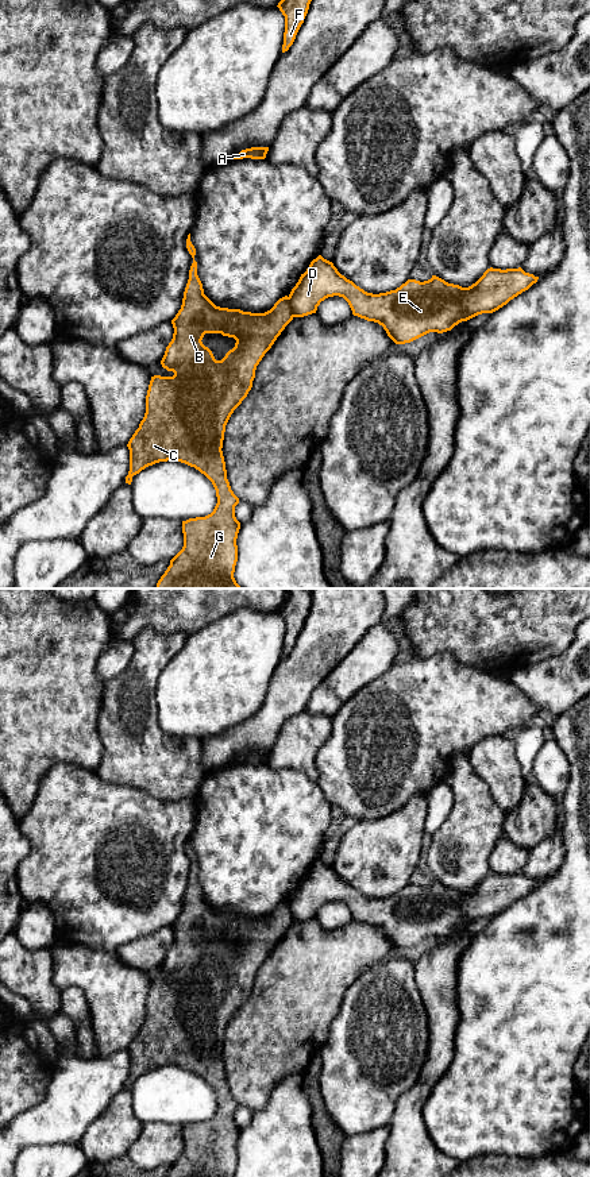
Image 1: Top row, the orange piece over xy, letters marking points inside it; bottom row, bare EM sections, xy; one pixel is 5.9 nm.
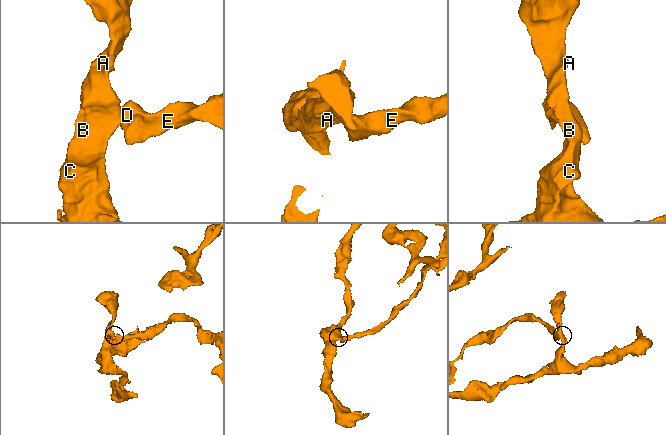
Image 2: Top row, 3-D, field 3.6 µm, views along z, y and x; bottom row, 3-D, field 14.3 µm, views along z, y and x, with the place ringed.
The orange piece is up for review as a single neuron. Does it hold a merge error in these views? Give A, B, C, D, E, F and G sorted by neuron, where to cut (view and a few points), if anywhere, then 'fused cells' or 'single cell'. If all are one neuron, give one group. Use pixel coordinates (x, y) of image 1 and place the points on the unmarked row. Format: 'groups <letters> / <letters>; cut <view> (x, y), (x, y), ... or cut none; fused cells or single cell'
groups A B C F G / D E; cut xy (288, 902), (294, 921); fused cells

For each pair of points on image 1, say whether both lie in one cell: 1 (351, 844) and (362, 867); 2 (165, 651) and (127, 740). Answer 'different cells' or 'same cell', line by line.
1: same cell
2: same cell

